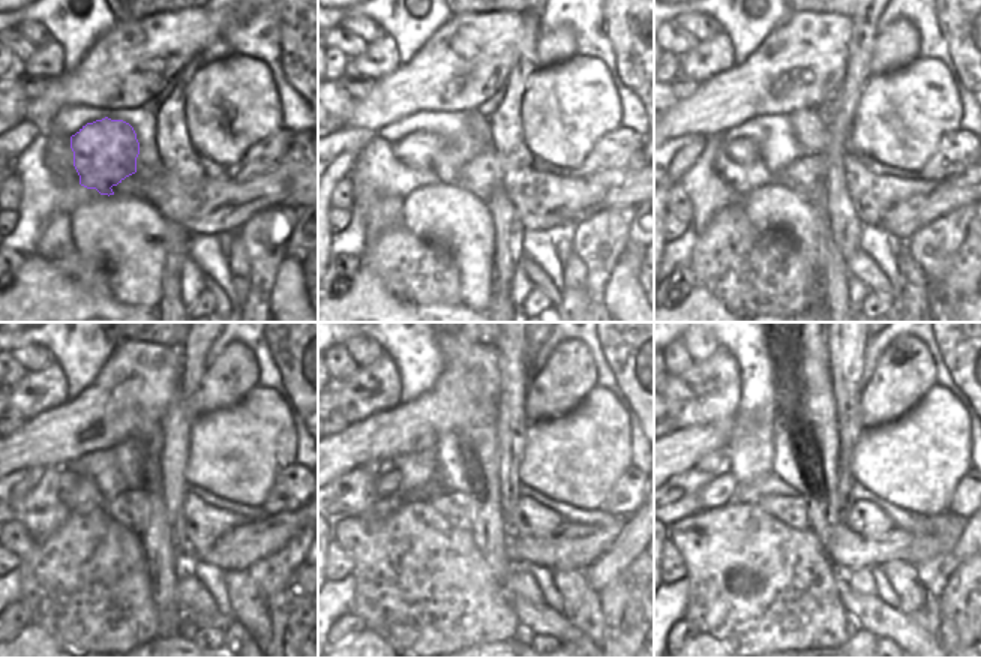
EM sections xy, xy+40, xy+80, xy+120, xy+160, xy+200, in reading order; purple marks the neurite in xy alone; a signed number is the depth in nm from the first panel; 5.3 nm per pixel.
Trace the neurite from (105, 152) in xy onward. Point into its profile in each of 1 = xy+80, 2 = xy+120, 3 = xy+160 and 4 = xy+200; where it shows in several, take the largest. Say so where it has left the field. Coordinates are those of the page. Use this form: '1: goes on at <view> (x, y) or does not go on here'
1: goes on at xy+80 (743, 150)
2: goes on at xy+120 (66, 478)
3: goes on at xy+160 (389, 484)
4: goes on at xy+200 (722, 490)

